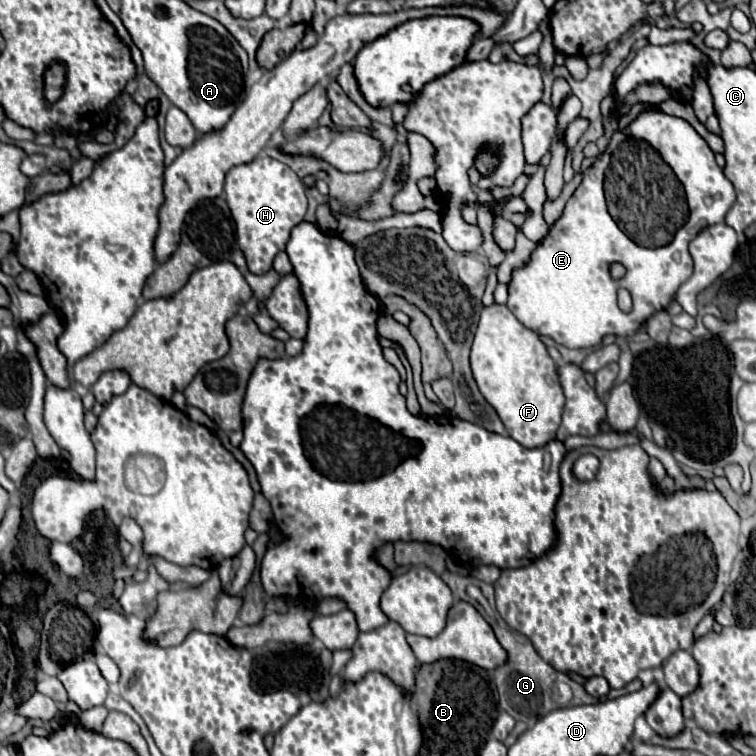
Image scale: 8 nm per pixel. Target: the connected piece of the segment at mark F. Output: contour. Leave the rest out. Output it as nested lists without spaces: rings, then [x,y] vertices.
[[[494,303],[482,311],[472,343],[470,365],[484,399],[498,411],[512,439],[524,447],[542,447],[556,437],[564,407],[556,363],[550,359],[538,335],[524,327],[506,305]]]

